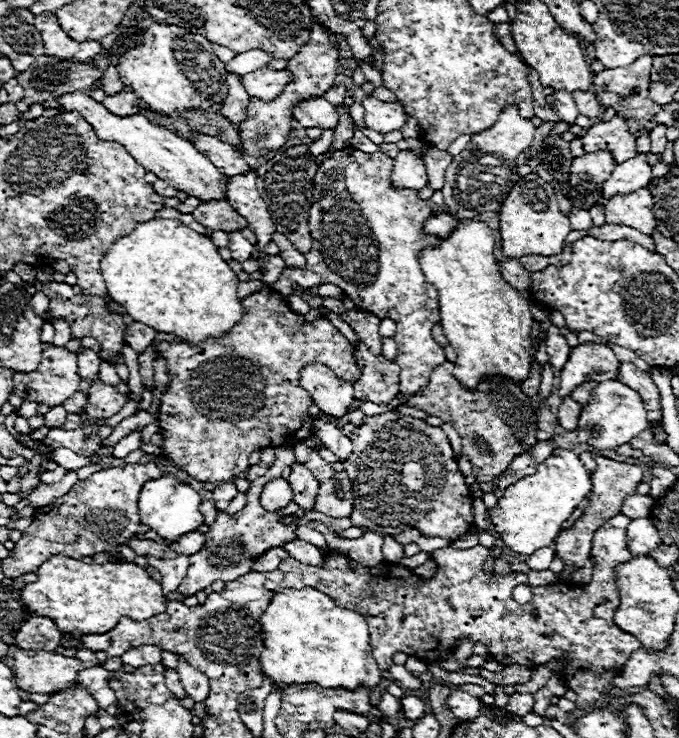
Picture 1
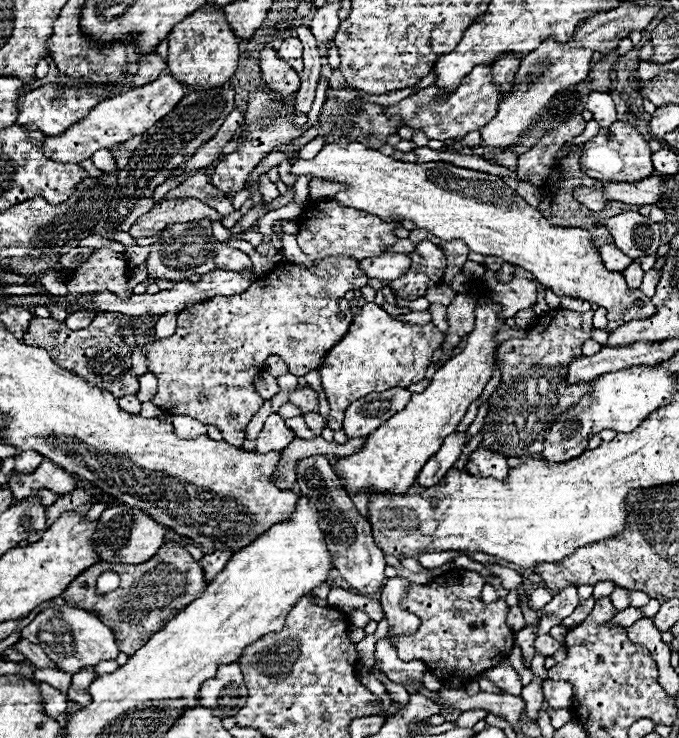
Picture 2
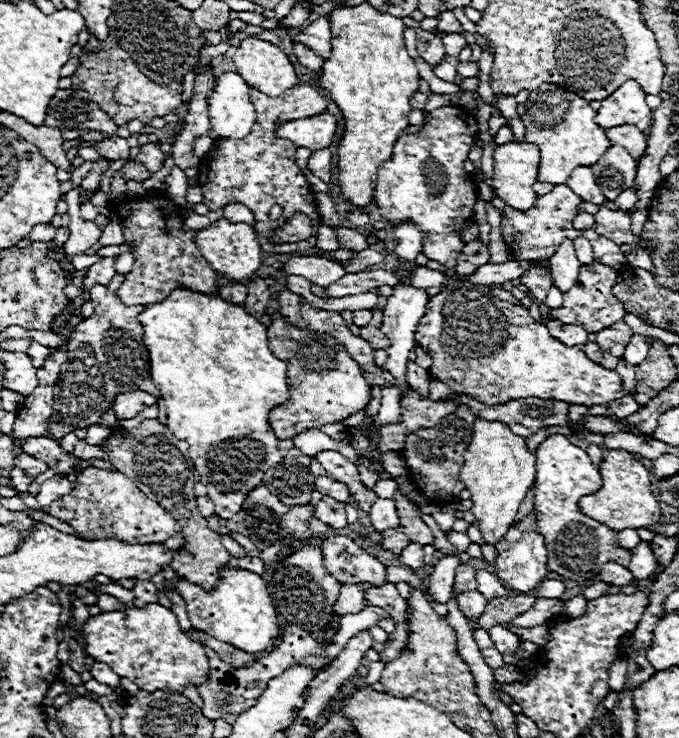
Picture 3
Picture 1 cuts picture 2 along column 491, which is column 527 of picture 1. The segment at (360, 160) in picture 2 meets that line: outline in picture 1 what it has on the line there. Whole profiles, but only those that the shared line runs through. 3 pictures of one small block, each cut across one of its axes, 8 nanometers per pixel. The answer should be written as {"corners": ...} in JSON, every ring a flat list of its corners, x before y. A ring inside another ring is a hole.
{"corners":[[528,174,516,182,508,198,500,208,500,236,502,236,502,254,508,258,522,256,552,256,562,250,564,238,570,232,568,216,560,212,556,202,554,188,542,180,538,174]]}

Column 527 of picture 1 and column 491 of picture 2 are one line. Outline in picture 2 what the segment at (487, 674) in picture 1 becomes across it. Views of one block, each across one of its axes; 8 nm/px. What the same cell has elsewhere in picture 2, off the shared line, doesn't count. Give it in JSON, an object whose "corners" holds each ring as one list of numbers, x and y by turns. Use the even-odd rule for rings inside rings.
{"corners":[[502,662,502,666,492,666,490,670,478,674,474,678,474,682,482,680,482,678,488,678,490,682,494,682,498,688,502,688,506,694,520,694,522,690,522,684,520,684,520,676,518,672,510,666,510,662]]}

